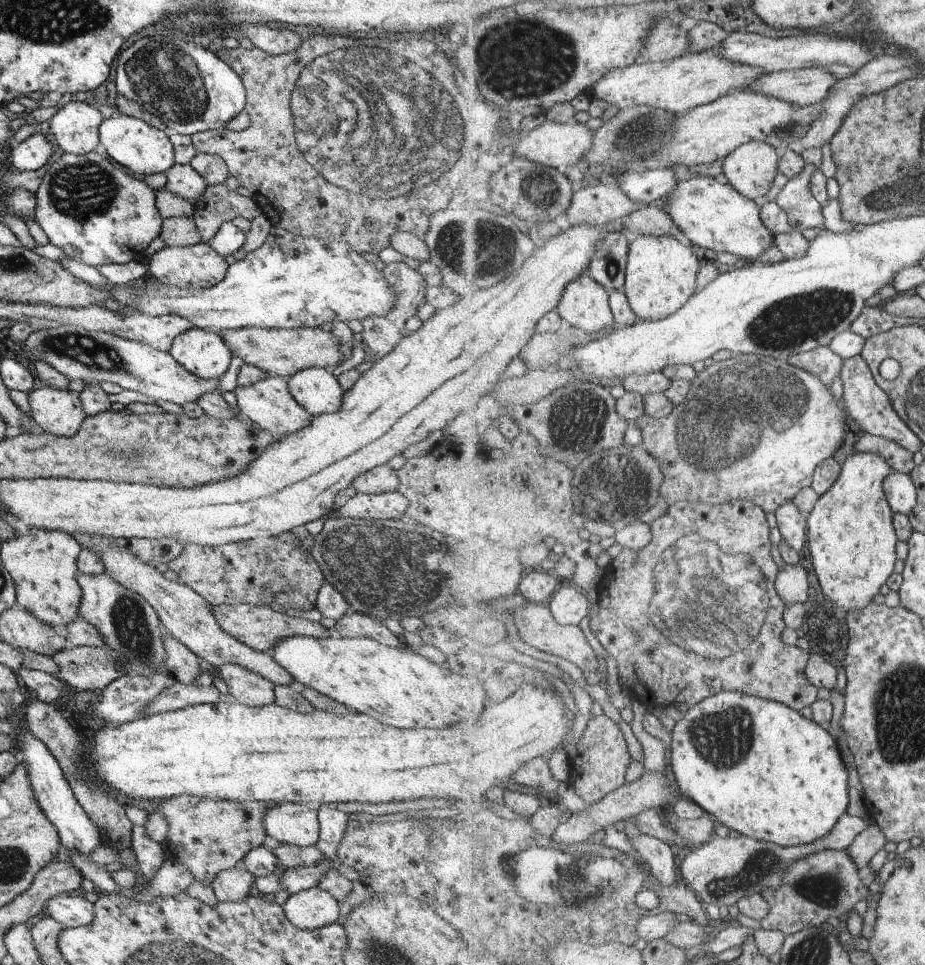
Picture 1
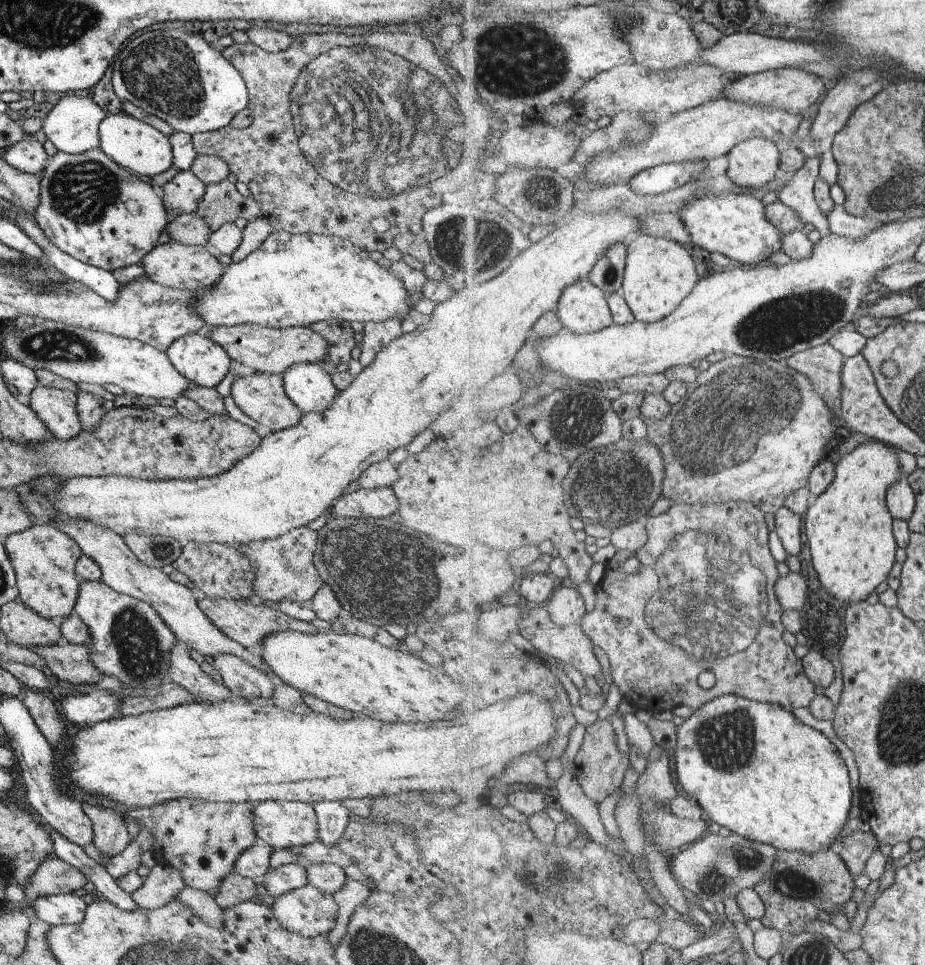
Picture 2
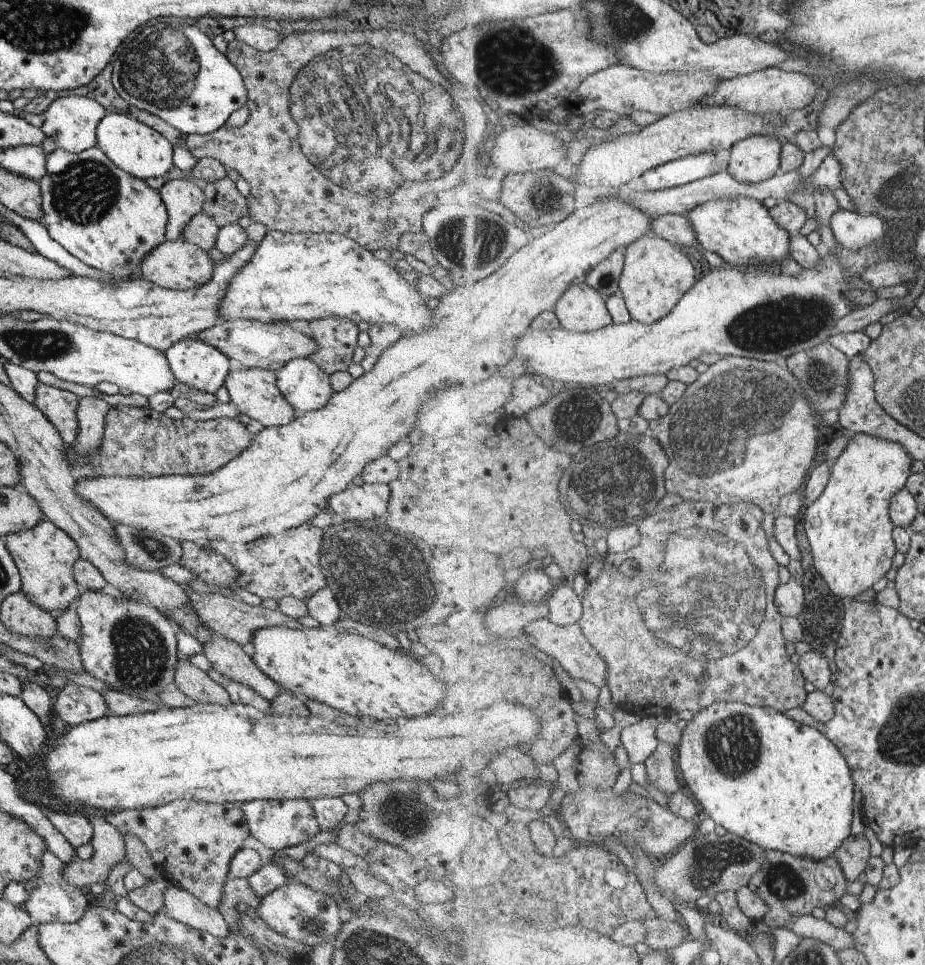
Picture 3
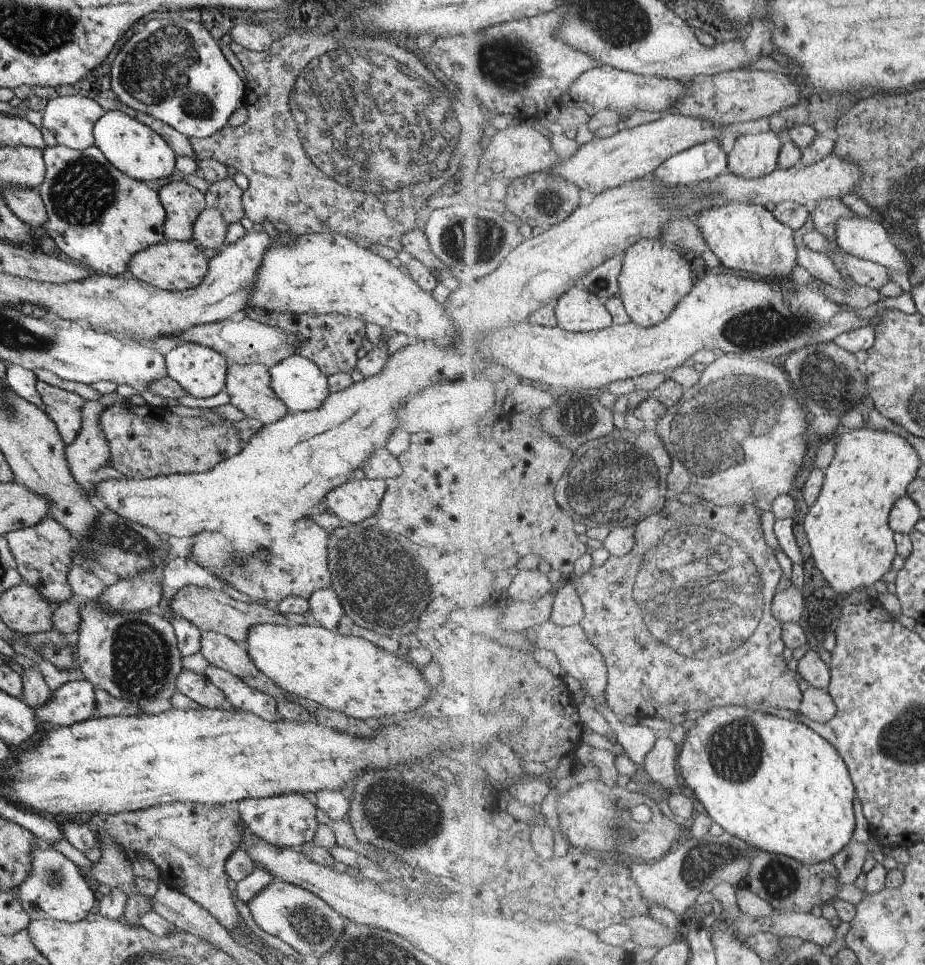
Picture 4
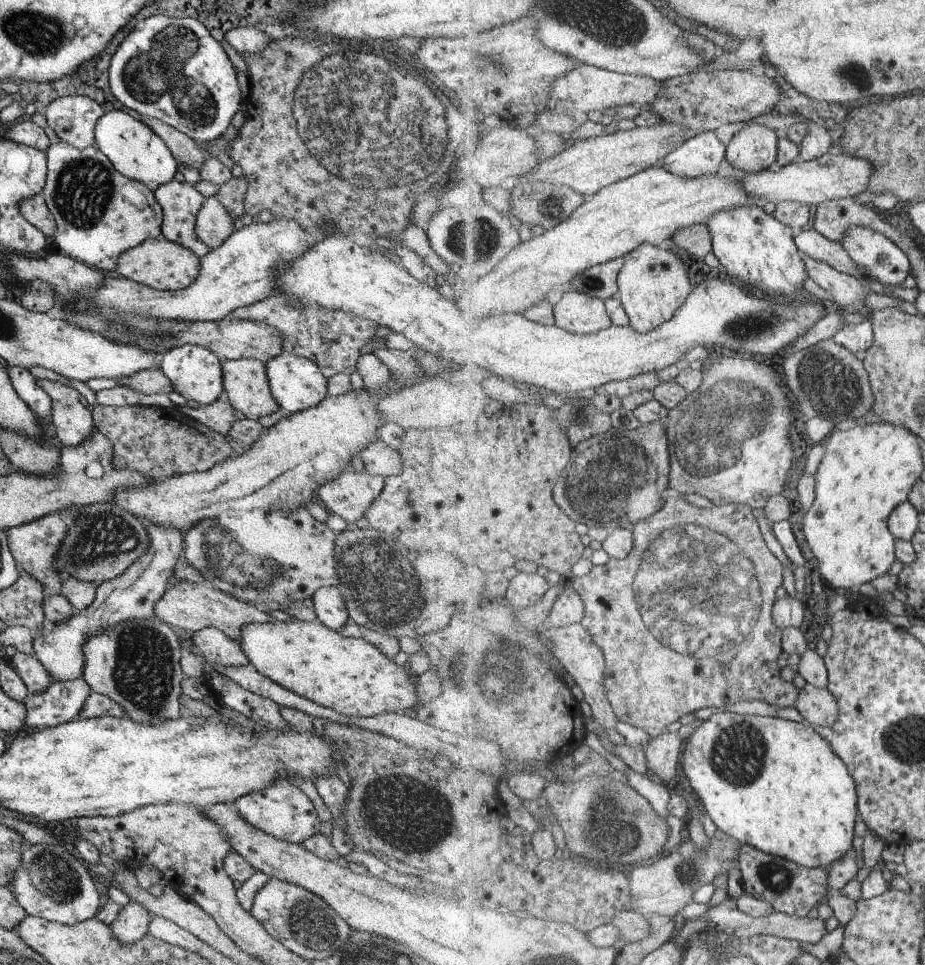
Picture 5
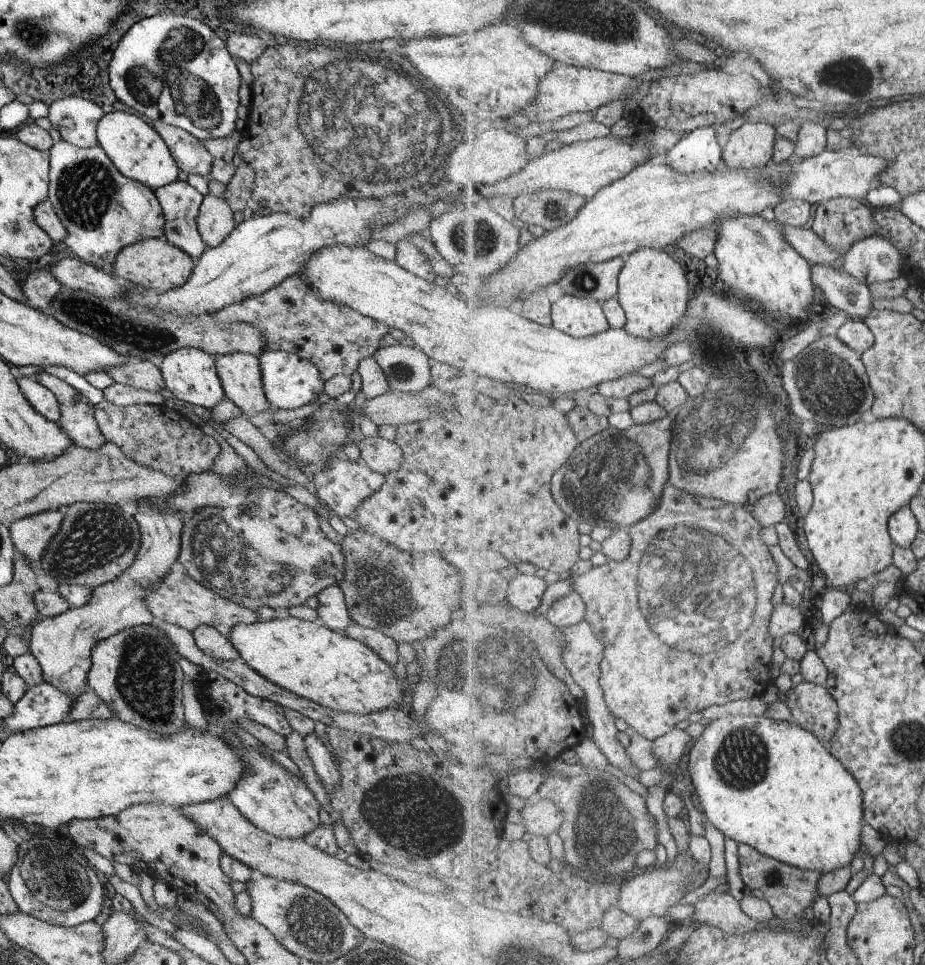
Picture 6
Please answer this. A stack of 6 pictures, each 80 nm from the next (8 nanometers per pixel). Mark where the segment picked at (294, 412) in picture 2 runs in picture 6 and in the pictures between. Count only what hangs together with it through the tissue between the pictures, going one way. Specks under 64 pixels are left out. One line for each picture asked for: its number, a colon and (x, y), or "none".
3: (253, 391)
4: (247, 387)
5: (245, 385)
6: (239, 373)

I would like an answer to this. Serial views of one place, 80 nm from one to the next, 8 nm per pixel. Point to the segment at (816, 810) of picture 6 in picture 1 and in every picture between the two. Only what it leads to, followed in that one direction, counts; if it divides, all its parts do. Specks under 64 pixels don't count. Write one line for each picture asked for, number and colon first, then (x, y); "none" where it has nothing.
1: (756, 766)
2: (756, 770)
3: (783, 785)
4: (775, 783)
5: (775, 784)

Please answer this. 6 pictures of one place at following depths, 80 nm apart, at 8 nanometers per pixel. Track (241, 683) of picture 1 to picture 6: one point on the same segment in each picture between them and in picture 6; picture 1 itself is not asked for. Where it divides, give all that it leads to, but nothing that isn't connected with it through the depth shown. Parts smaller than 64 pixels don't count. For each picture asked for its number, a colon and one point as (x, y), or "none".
2: (243, 681)
3: (224, 656)
4: (218, 650)
5: (217, 649)
6: (211, 642)

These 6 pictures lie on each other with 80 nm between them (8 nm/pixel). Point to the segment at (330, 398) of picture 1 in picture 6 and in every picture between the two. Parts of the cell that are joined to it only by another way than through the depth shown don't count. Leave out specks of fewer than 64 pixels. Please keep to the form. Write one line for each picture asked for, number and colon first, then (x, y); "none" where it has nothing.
2: (309, 388)
3: (305, 387)
4: (301, 386)
5: (296, 384)
6: (289, 382)

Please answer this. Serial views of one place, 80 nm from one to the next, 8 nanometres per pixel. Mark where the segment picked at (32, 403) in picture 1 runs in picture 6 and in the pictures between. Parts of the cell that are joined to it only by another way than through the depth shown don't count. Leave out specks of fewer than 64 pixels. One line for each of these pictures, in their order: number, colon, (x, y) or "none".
2: (55, 408)
3: (58, 406)
4: (63, 408)
5: (71, 422)
6: (76, 420)

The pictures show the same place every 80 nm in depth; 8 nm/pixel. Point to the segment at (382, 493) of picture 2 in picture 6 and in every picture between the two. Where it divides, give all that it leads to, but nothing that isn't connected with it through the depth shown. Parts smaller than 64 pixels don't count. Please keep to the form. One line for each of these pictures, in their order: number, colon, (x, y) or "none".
3: (367, 502)
4: (353, 501)
5: (350, 494)
6: (340, 487)

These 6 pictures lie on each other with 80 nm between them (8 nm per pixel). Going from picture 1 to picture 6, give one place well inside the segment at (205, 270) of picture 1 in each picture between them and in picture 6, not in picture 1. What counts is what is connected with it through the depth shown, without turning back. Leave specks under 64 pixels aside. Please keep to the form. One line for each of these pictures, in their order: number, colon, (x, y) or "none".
2: (173, 265)
3: (177, 264)
4: (173, 265)
5: (161, 264)
6: (154, 264)

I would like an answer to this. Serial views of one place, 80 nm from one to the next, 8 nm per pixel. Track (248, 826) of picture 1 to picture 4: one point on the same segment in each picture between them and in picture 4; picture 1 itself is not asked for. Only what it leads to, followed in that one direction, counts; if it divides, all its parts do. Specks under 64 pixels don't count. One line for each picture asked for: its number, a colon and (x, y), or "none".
2: (201, 839)
3: (191, 842)
4: (188, 842)

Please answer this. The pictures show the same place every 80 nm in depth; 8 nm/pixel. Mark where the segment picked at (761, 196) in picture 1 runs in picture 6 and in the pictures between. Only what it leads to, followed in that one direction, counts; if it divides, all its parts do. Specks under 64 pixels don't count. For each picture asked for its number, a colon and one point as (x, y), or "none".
2: (753, 164)
3: (756, 159)
4: (754, 156)
5: (755, 148)
6: (752, 145)

